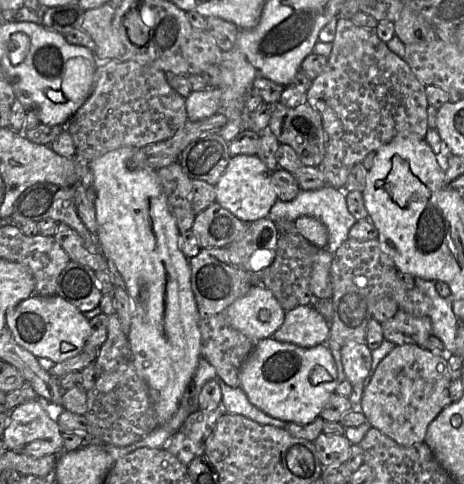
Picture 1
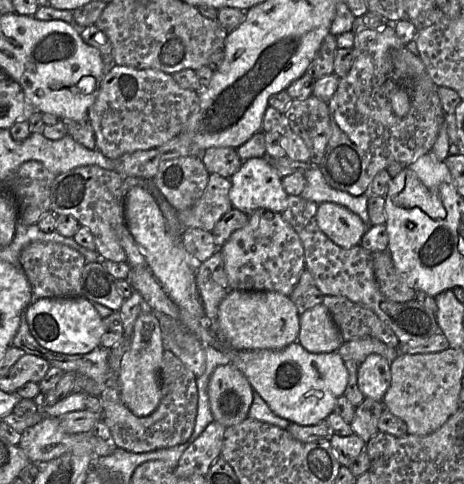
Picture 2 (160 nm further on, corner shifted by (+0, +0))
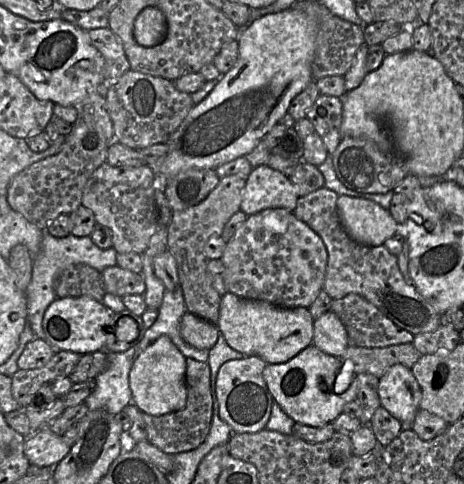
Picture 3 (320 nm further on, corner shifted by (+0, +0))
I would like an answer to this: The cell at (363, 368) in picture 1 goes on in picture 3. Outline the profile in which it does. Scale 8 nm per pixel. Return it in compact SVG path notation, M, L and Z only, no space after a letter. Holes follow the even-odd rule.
M401 364L392 366L379 378L378 394L381 407L402 423L403 430L411 429L422 398L411 369Z

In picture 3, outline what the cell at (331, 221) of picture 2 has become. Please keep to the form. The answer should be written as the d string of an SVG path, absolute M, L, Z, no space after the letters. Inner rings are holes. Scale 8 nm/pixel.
M340 195L337 199L337 212L347 234L360 244L383 245L387 239L399 233L399 224L393 219L389 211L371 200Z

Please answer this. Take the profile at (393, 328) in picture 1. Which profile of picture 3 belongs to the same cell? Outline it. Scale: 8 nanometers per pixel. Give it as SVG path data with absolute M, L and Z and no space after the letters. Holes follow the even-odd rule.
M323 187L299 197L293 211L295 217L314 230L326 246L328 260L324 291L332 299L340 299L350 293L358 294L376 306L398 327L414 336L436 330L441 325L440 314L418 292L415 285L403 276L397 256L384 245L363 245L347 234L337 212L338 197L336 192Z

